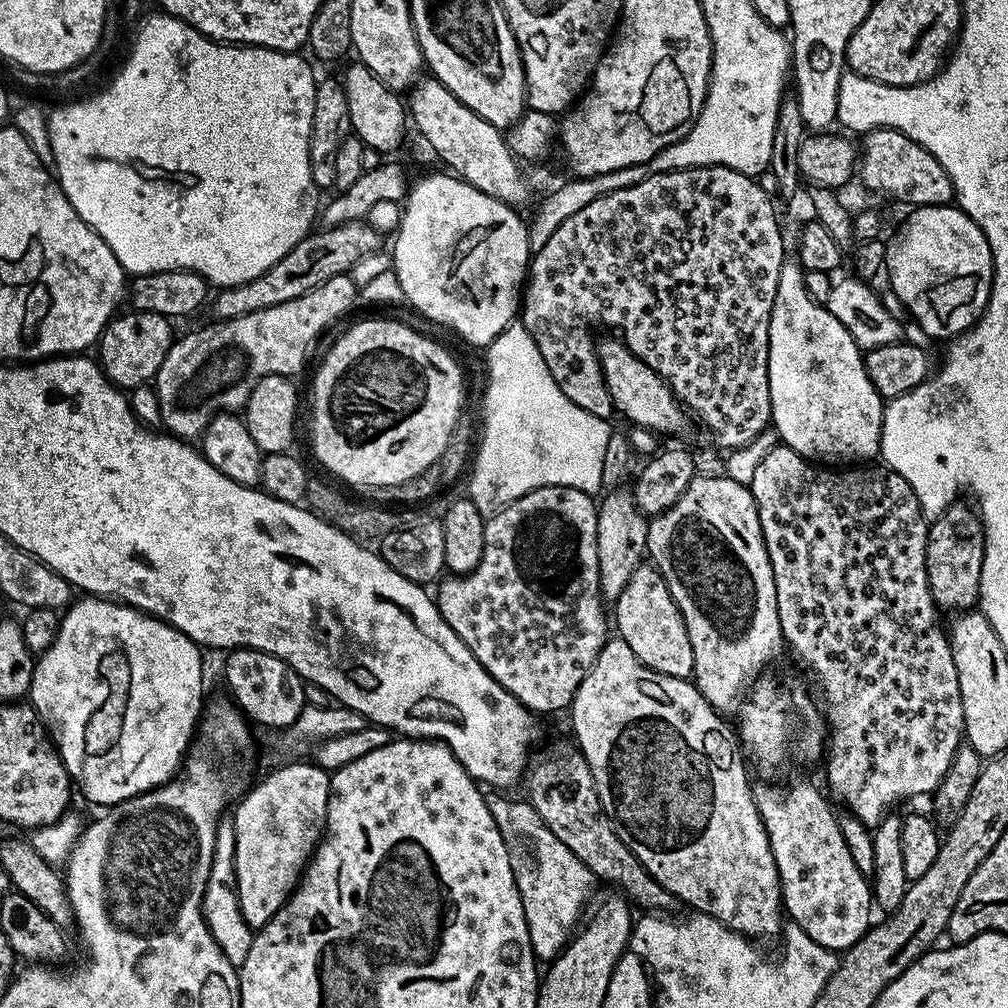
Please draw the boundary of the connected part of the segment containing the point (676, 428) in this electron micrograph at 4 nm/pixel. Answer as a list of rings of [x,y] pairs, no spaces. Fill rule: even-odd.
[[[616,338],[616,340],[604,341],[601,339],[598,344],[598,351],[602,374],[604,375],[610,398],[612,399],[612,407],[617,413],[620,411],[629,420],[629,425],[638,428],[647,428],[648,431],[657,434],[663,434],[663,432],[680,432],[687,426],[688,419],[690,420],[689,413],[686,411],[684,405],[677,400],[669,384],[655,370],[648,366],[646,362],[635,356],[628,349],[623,339]]]

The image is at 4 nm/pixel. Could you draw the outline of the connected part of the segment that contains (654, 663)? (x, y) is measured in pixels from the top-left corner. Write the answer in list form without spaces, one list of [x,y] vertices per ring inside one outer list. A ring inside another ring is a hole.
[[[648,562],[641,563],[630,574],[630,580],[614,602],[614,608],[619,639],[624,640],[630,650],[634,650],[646,668],[683,680],[693,675],[694,650],[690,646],[682,614],[674,598],[670,598],[670,590],[657,568]]]

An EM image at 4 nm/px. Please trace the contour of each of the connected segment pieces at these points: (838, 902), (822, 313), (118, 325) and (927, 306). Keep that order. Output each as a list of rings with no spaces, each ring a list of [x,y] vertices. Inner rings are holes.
[[[796,784],[781,796],[778,789],[768,788],[755,793],[756,808],[774,854],[787,919],[814,938],[818,946],[840,954],[853,948],[873,923],[874,892],[869,877],[854,866],[837,813],[832,813],[821,792],[812,784]]]
[[[785,259],[782,270],[778,274],[778,290],[774,298],[774,306],[770,314],[770,330],[768,331],[768,381],[770,382],[770,402],[772,410],[770,413],[770,424],[774,429],[777,437],[782,441],[783,447],[793,448],[799,456],[806,460],[819,462],[821,465],[832,464],[828,466],[856,466],[861,462],[872,462],[880,456],[880,439],[882,438],[882,426],[884,425],[885,401],[882,399],[880,392],[870,382],[868,371],[864,365],[864,352],[859,344],[856,344],[855,338],[846,330],[834,314],[823,304],[819,304],[813,296],[808,293],[808,287],[804,281],[806,269],[799,259]]]
[[[128,310],[125,316],[120,314],[109,320],[98,341],[98,360],[108,379],[121,390],[133,390],[155,381],[174,339],[172,324],[169,317],[157,312],[135,310]]]
[[[916,206],[909,212],[912,213],[905,218],[904,225],[886,240],[884,267],[889,272],[890,290],[904,303],[909,317],[920,323],[926,335],[947,341],[968,331],[983,314],[992,292],[992,251],[980,227],[959,206]]]

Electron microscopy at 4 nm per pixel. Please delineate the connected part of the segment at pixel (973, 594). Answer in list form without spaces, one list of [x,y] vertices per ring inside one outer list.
[[[963,502],[951,504],[928,526],[926,574],[928,575],[928,588],[932,591],[931,600],[935,602],[937,609],[944,611],[945,608],[948,612],[953,611],[952,613],[957,610],[975,609],[980,598],[980,575],[982,574],[982,558],[984,557],[984,523],[980,520],[979,511],[971,503],[968,504],[963,504]]]

